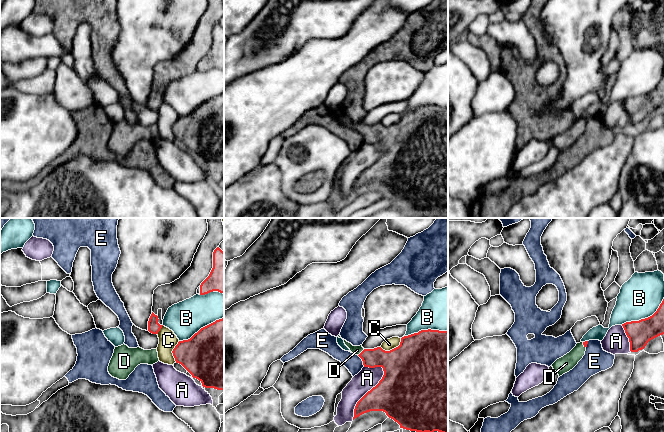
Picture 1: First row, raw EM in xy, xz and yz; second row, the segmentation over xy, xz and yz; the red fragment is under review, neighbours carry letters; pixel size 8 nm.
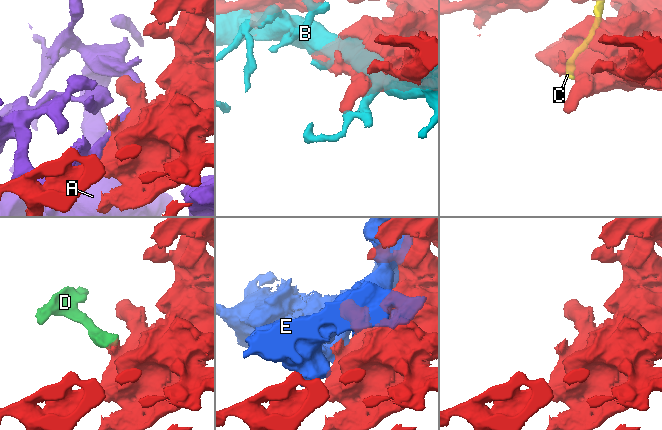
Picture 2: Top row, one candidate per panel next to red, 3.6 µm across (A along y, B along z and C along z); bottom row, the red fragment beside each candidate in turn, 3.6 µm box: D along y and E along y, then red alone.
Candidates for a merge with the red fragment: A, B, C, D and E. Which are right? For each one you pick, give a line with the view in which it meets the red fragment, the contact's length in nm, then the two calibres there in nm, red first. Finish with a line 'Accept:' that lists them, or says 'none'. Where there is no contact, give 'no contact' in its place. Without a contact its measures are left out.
D: contact in xz; length 80 nm; calibres 170 and 70 nm
Accept: D

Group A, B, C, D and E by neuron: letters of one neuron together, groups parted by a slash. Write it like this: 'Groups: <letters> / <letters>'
Groups: A / B / C / D / E

